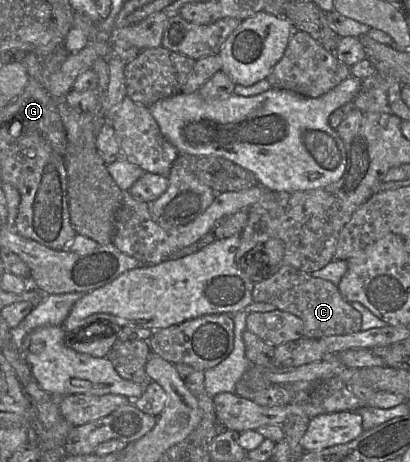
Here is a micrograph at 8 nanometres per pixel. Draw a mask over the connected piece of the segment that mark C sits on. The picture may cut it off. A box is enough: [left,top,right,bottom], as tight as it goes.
[252,265,362,339]

